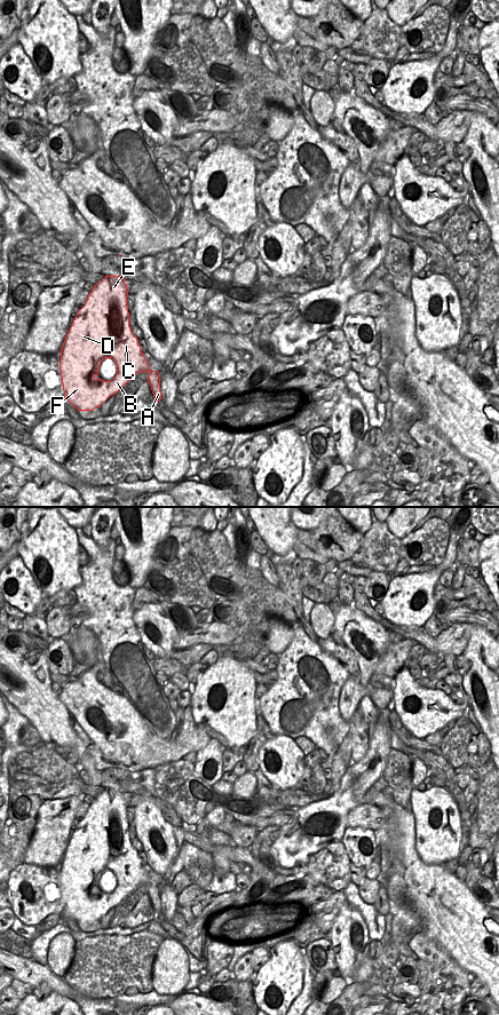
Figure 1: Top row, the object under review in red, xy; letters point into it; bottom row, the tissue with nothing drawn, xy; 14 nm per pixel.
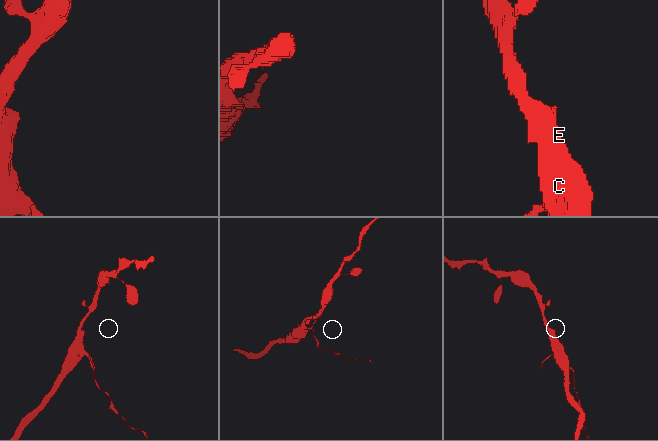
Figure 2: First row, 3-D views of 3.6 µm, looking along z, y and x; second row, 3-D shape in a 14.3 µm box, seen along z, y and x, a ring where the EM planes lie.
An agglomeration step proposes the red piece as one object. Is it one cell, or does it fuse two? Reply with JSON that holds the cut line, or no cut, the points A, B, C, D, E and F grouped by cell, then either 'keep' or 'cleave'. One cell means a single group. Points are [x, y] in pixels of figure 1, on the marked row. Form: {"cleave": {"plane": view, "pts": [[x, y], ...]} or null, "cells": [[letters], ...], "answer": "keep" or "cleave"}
{"cleave": {"plane": "xy", "pts": [[159, 383], [150, 386]]}, "cells": [["A"], ["B", "C", "D", "E", "F"]], "answer": "cleave"}

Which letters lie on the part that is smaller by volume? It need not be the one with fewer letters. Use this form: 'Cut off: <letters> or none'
Cut off: A

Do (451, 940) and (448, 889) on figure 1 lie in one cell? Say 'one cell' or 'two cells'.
one cell

